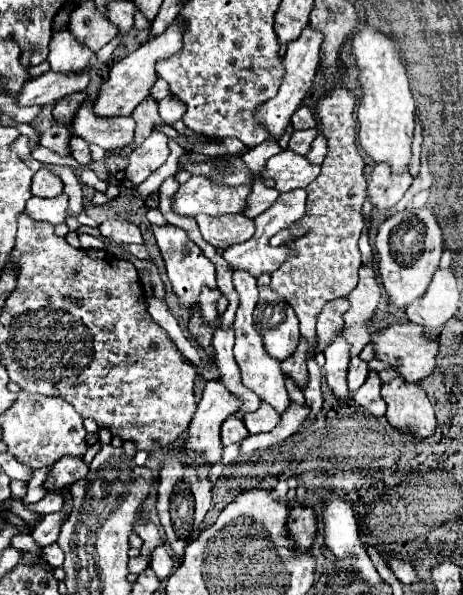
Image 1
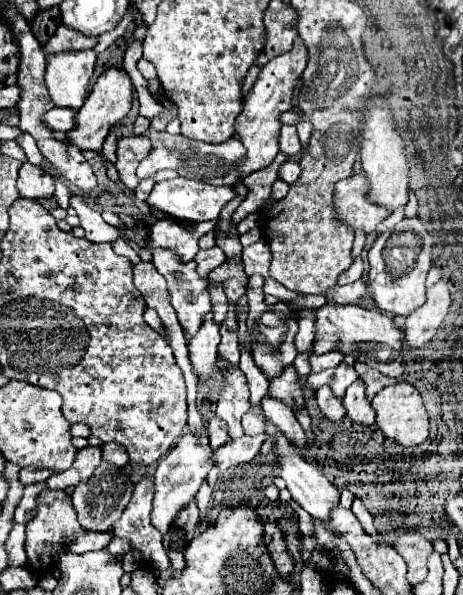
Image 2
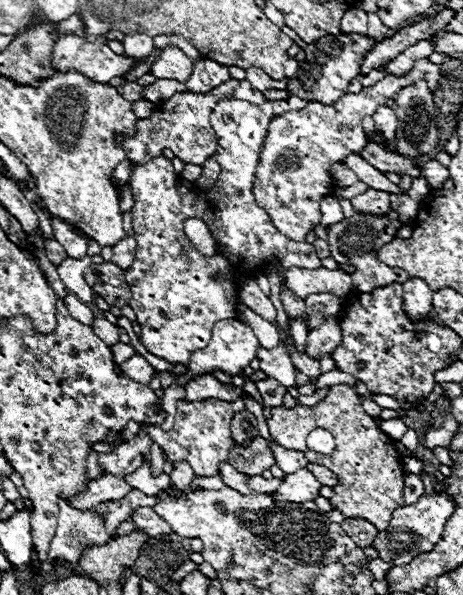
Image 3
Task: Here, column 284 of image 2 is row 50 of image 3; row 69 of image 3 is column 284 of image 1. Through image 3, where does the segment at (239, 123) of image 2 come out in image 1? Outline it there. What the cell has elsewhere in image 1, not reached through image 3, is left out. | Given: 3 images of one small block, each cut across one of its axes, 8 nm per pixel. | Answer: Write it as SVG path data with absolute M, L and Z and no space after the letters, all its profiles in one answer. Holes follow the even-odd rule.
M304 28L300 38L298 40L292 40L288 44L288 50L286 50L286 56L282 58L282 64L284 64L284 76L280 80L280 88L278 88L278 94L274 98L270 98L268 102L260 104L256 108L256 120L268 130L270 138L276 138L280 140L280 136L284 134L284 130L290 126L290 118L292 114L298 110L302 98L308 94L310 86L312 86L312 80L314 80L314 74L318 70L318 52L320 52L320 42L322 42L322 34L318 30L312 30L312 28Z

